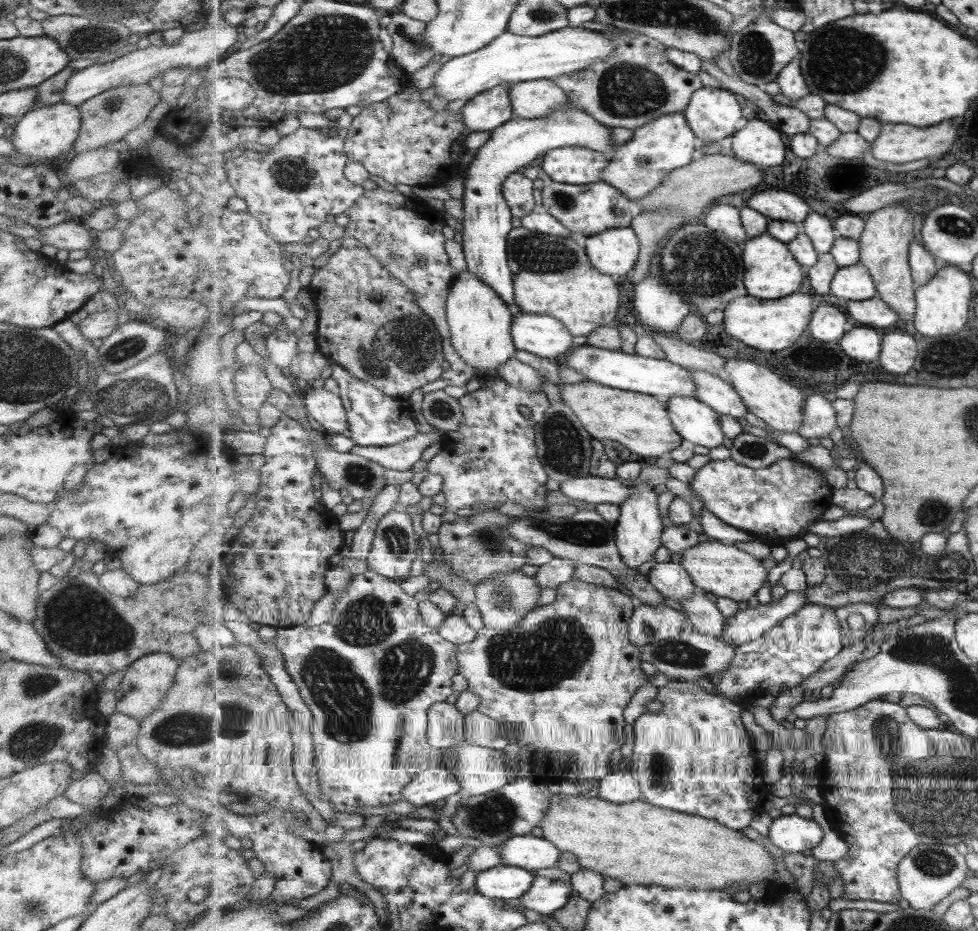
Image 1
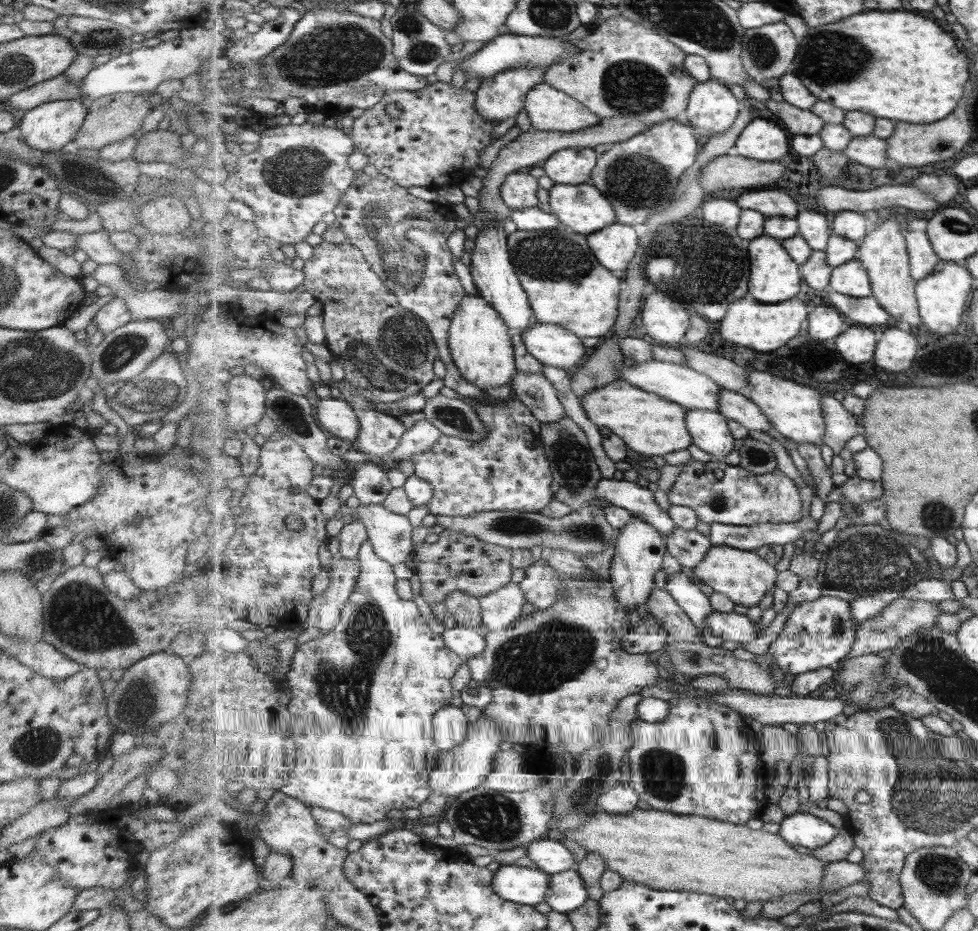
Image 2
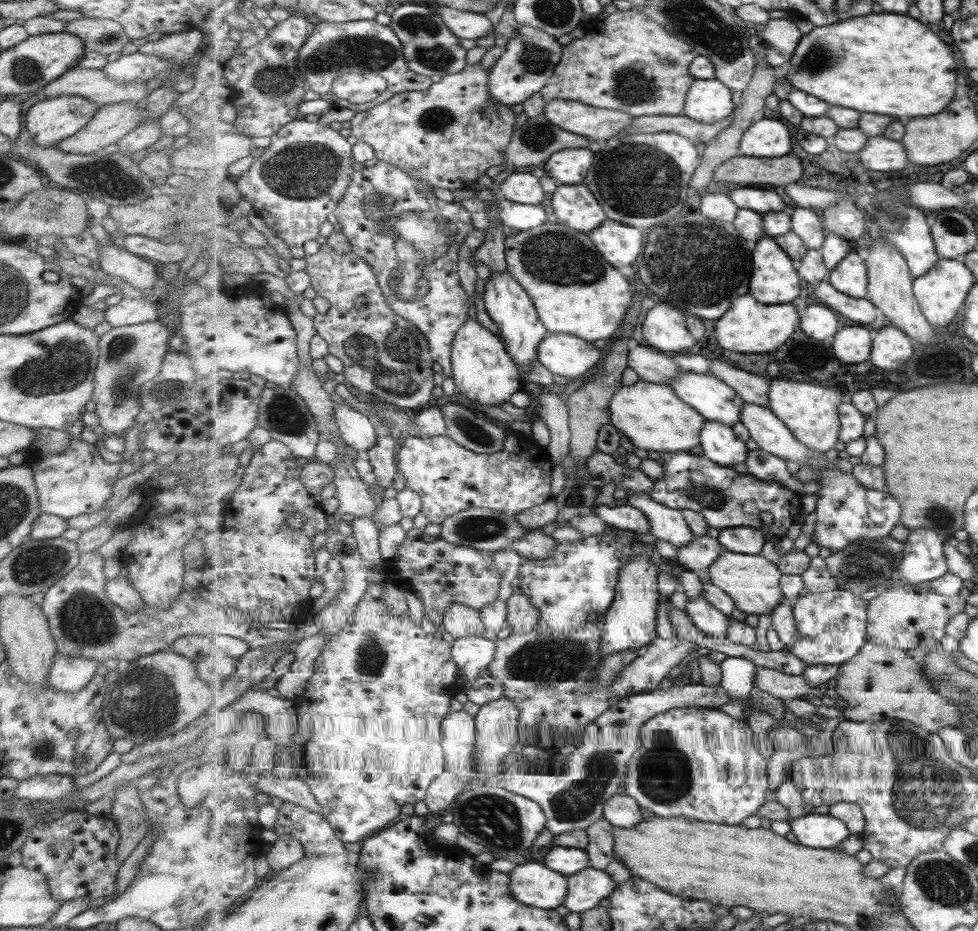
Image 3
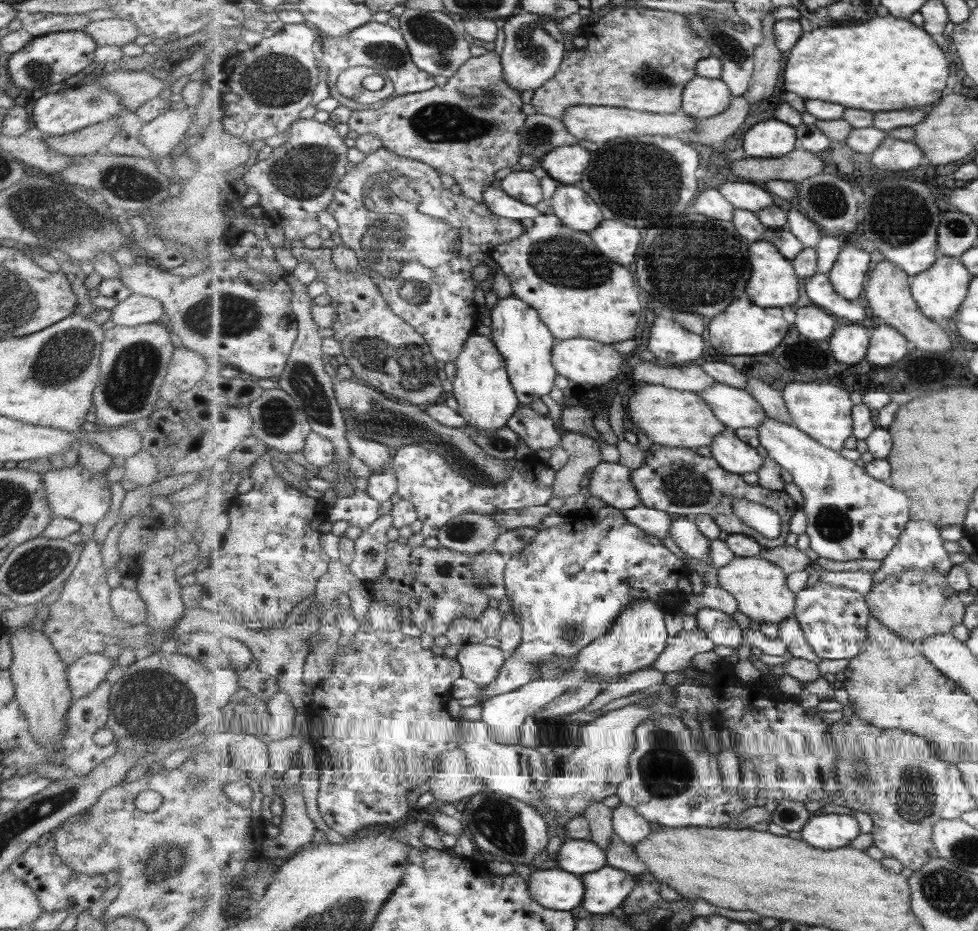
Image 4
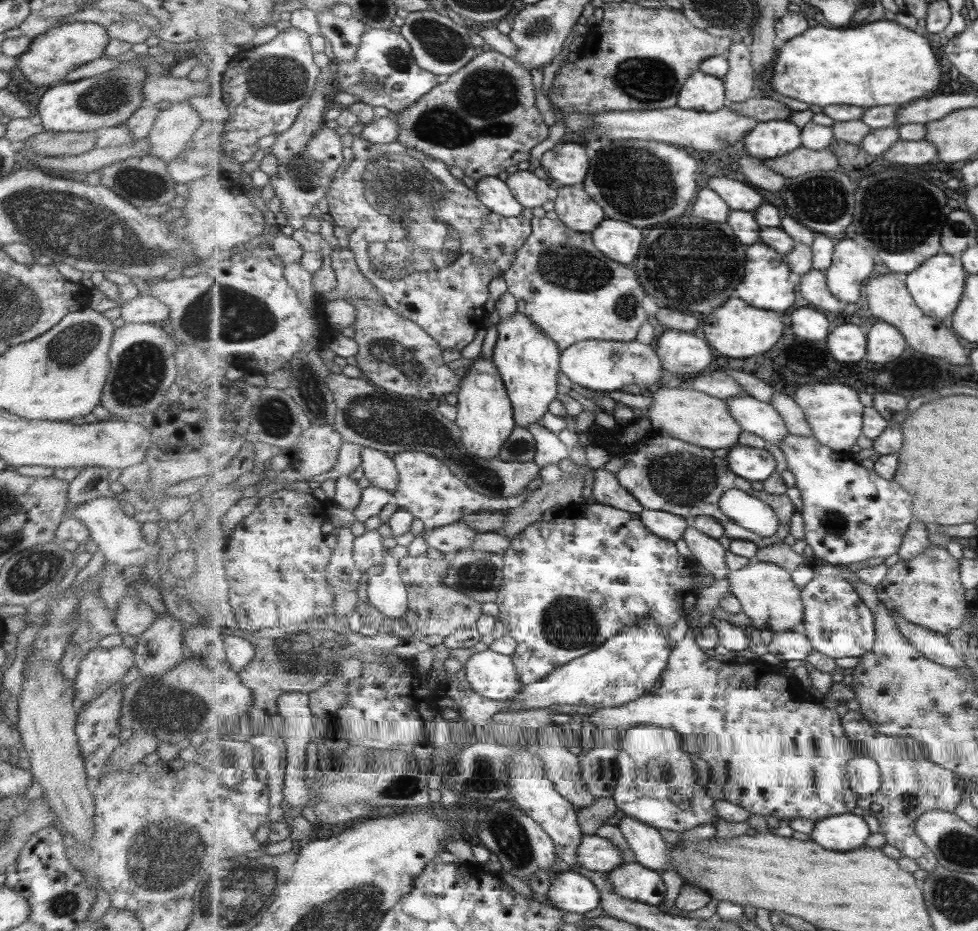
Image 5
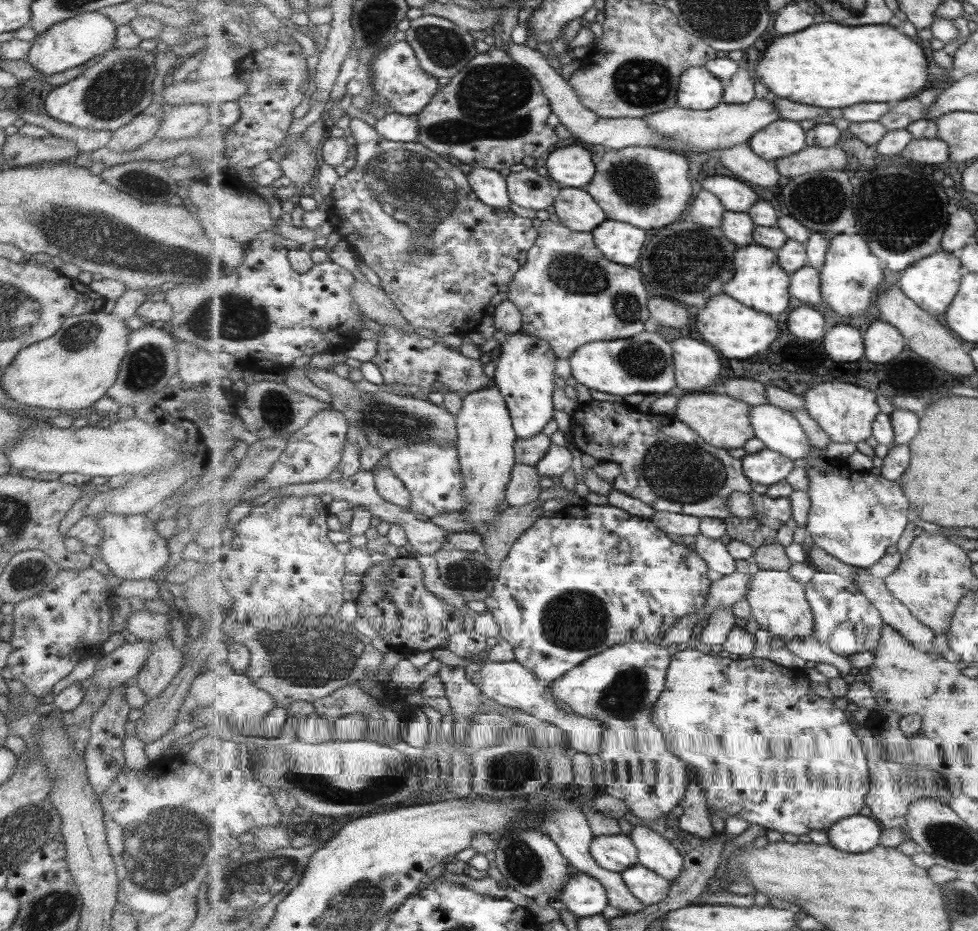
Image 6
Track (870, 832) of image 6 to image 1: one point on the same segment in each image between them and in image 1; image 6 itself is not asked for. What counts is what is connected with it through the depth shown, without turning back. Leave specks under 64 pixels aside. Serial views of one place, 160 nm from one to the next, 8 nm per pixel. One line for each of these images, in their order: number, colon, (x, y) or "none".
1: (794, 833)
2: (804, 829)
3: (819, 831)
4: (830, 831)
5: (845, 832)

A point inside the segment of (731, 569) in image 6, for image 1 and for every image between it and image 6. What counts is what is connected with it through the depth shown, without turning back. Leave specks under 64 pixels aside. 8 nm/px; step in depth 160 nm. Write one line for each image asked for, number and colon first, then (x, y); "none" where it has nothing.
1: (593, 489)
2: (634, 496)
3: (668, 524)
4: (685, 532)
5: (709, 554)

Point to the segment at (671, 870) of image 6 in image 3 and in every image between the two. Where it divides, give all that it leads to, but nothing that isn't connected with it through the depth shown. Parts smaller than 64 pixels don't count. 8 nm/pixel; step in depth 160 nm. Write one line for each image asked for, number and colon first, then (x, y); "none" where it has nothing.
3: (622, 811)
4: (630, 826)
5: (647, 846)

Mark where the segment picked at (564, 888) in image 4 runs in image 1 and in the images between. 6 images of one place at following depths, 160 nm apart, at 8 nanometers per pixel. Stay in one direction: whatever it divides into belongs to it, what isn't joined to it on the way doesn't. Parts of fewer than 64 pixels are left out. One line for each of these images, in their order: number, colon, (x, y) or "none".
1: (502, 882)
2: (523, 885)
3: (532, 883)

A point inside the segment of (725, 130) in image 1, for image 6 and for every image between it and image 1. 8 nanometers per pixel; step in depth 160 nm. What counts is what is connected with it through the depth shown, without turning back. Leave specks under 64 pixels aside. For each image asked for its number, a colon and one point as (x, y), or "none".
2: (713, 108)
3: (710, 101)
4: (704, 97)
5: (702, 92)
6: (700, 89)

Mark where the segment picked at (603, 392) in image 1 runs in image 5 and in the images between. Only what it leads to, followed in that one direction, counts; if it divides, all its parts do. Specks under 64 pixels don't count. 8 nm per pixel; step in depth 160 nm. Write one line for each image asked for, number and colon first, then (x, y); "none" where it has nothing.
2: (651, 425)
3: (652, 416)
4: (669, 417)
5: (687, 414)

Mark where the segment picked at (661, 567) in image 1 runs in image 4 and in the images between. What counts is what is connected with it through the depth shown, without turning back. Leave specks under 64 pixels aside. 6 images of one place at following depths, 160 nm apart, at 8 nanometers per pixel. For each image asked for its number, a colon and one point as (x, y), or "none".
2: (691, 598)
3: (707, 617)
4: (721, 628)

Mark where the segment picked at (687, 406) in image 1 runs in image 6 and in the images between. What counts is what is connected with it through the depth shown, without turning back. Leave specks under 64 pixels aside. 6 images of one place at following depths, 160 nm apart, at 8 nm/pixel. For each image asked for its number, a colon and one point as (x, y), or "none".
2: (710, 431)
3: (719, 443)
4: (736, 456)
5: (758, 464)
6: (767, 467)

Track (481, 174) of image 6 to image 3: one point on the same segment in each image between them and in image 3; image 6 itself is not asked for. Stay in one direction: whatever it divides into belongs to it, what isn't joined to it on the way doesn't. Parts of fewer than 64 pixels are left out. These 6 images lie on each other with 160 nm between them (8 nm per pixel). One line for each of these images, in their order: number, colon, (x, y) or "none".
3: (522, 217)
4: (502, 205)
5: (495, 194)

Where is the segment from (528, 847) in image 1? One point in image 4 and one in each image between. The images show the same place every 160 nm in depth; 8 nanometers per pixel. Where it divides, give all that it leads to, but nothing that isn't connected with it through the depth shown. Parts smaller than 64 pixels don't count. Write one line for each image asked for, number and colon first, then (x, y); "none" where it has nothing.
2: (551, 856)
3: (567, 860)
4: (580, 857)

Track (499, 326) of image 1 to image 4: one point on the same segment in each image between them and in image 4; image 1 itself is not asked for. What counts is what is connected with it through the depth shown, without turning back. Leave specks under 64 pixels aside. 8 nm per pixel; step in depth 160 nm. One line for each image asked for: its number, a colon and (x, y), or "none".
2: (481, 342)
3: (484, 370)
4: (487, 398)

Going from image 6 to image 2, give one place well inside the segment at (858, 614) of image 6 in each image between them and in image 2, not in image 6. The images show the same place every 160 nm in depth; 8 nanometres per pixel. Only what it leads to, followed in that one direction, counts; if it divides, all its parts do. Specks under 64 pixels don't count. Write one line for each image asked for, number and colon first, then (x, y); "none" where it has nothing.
2: (821, 634)
3: (832, 627)
4: (835, 620)
5: (839, 624)

